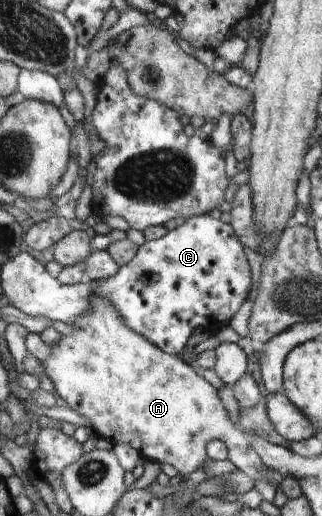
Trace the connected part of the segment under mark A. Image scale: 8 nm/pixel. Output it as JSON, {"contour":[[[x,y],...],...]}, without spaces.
{"contour":[[[92,292],[92,304],[90,312],[82,314],[72,326],[72,334],[62,335],[56,344],[50,346],[50,356],[42,363],[42,368],[46,376],[51,378],[54,386],[57,387],[58,396],[68,404],[74,412],[88,418],[95,435],[117,443],[130,444],[136,448],[142,458],[156,461],[160,464],[172,464],[181,476],[185,478],[194,474],[206,460],[206,446],[213,439],[220,439],[228,449],[228,460],[253,481],[266,478],[266,474],[272,474],[276,488],[283,479],[278,471],[272,472],[266,468],[265,462],[261,459],[253,444],[249,442],[246,434],[239,424],[232,424],[220,398],[218,392],[204,380],[203,376],[198,376],[192,365],[188,366],[182,362],[179,356],[172,356],[161,347],[154,346],[141,334],[136,334],[130,330],[120,314],[114,310],[114,306],[96,296]]]}

